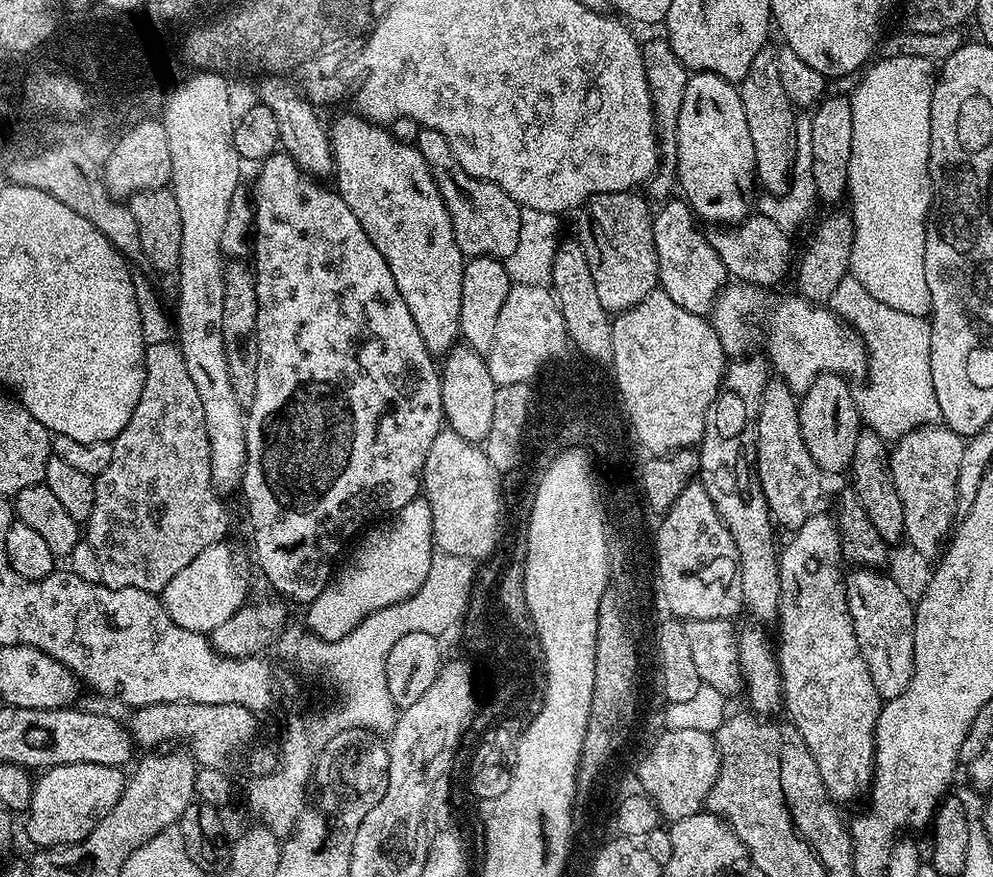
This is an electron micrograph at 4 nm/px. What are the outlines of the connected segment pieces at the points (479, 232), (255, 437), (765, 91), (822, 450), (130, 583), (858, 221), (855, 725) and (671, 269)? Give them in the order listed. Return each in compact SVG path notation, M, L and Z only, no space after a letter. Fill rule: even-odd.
M420 128L414 147L426 158L428 171L448 207L450 222L454 226L454 238L465 257L494 256L497 260L507 261L520 241L521 205L512 200L508 194L492 184L489 180L479 180L466 170L454 158L446 138L438 134L438 130Z
M283 150L273 152L271 156L265 158L259 165L259 168L260 177L256 180L256 200L254 199L254 256L256 252L256 264L254 263L254 275L256 277L256 326L254 329L254 341L256 340L256 348L254 348L254 355L258 358L258 386L254 390L254 402L252 403L252 407L247 409L246 412L248 461L244 467L242 493L244 492L244 500L248 503L248 520L252 523L252 540L256 543L256 560L260 563L261 574L268 579L270 587L277 588L277 590L281 592L277 593L279 593L285 601L291 602L293 605L296 603L301 604L301 606L307 606L312 604L314 598L318 598L318 594L322 594L324 587L330 583L334 575L332 556L338 555L339 552L343 550L344 543L346 543L356 531L359 533L365 526L371 525L373 523L371 520L374 519L375 516L382 515L383 512L388 512L387 514L400 512L402 506L406 506L421 493L421 476L423 474L423 467L426 466L427 455L434 443L434 438L436 438L441 429L445 427L446 421L444 418L444 407L442 406L440 372L438 371L437 365L436 368L432 365L432 363L434 363L434 357L431 352L426 350L426 346L422 342L422 334L418 334L418 326L414 326L414 318L410 318L410 310L406 306L406 302L402 298L402 294L394 282L394 274L390 274L390 266L386 266L386 258L382 258L382 254L378 254L374 242L370 242L370 238L362 230L358 218L354 218L350 206L346 206L344 199L333 191L331 187L328 187L329 189L319 188L319 186L312 181L315 179L313 179L311 175L302 174L300 165L292 159L289 153Z
M765 46L758 54L754 54L754 62L750 62L750 70L746 70L746 78L739 81L738 87L742 110L746 110L746 127L750 129L750 138L754 142L759 187L764 187L772 194L783 194L788 191L794 171L798 112L790 98L786 98L786 90L782 90L776 52L771 47Z
M823 372L818 379L802 393L798 400L802 442L810 450L810 458L820 467L821 473L847 473L854 458L854 442L858 442L862 431L860 409L856 406L854 388L837 372Z
M165 338L157 344L148 344L144 349L144 385L142 394L138 398L138 406L134 406L134 414L130 414L130 422L112 441L114 455L110 457L110 466L102 470L100 476L95 477L96 493L94 494L94 510L86 522L86 543L94 546L94 551L98 553L98 562L102 569L102 578L100 583L108 588L113 588L116 592L121 592L127 588L134 590L146 590L153 594L163 593L164 587L202 550L210 546L221 543L225 539L224 535L228 532L228 508L223 504L221 493L217 492L212 484L212 475L210 474L210 438L206 434L206 418L202 414L202 398L198 398L198 386L190 379L190 370L186 370L186 362L182 358L182 350L179 343Z
M880 58L859 77L850 93L853 148L846 195L849 201L852 199L850 211L854 222L850 272L874 298L878 298L878 302L886 302L894 306L894 310L902 310L902 314L922 317L929 315L932 306L924 269L926 230L933 198L932 179L928 173L930 106L934 87L932 68L934 72L933 61L926 58Z
M817 514L809 518L801 528L795 529L791 536L792 541L785 548L783 545L782 551L778 556L780 561L780 606L778 609L778 615L780 615L780 644L778 640L778 663L780 665L780 683L782 685L782 708L785 713L788 711L789 717L787 716L787 719L792 727L798 730L802 742L806 742L806 746L822 774L824 788L828 791L829 797L836 802L838 800L852 800L855 796L862 795L864 791L865 795L874 780L876 723L878 722L882 698L874 686L874 678L870 678L870 670L866 666L864 655L858 646L858 638L854 634L852 615L848 613L846 576L843 571L840 573L839 560L842 560L842 543L837 521L835 519L831 520L830 517L823 516L823 514Z
M671 200L667 201L669 204L665 208L655 209L652 217L652 233L660 271L659 287L670 294L670 298L674 298L678 306L690 310L695 316L704 316L729 275L722 266L722 258L718 258L711 239L696 229L698 220L687 200Z

